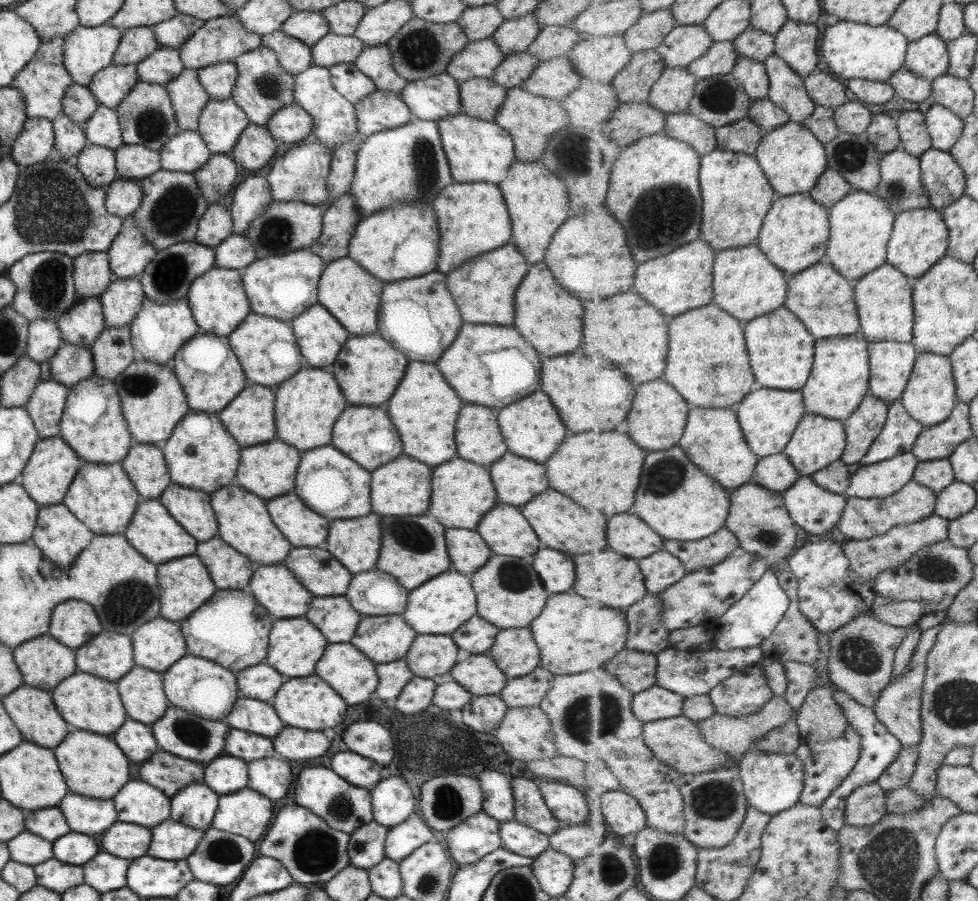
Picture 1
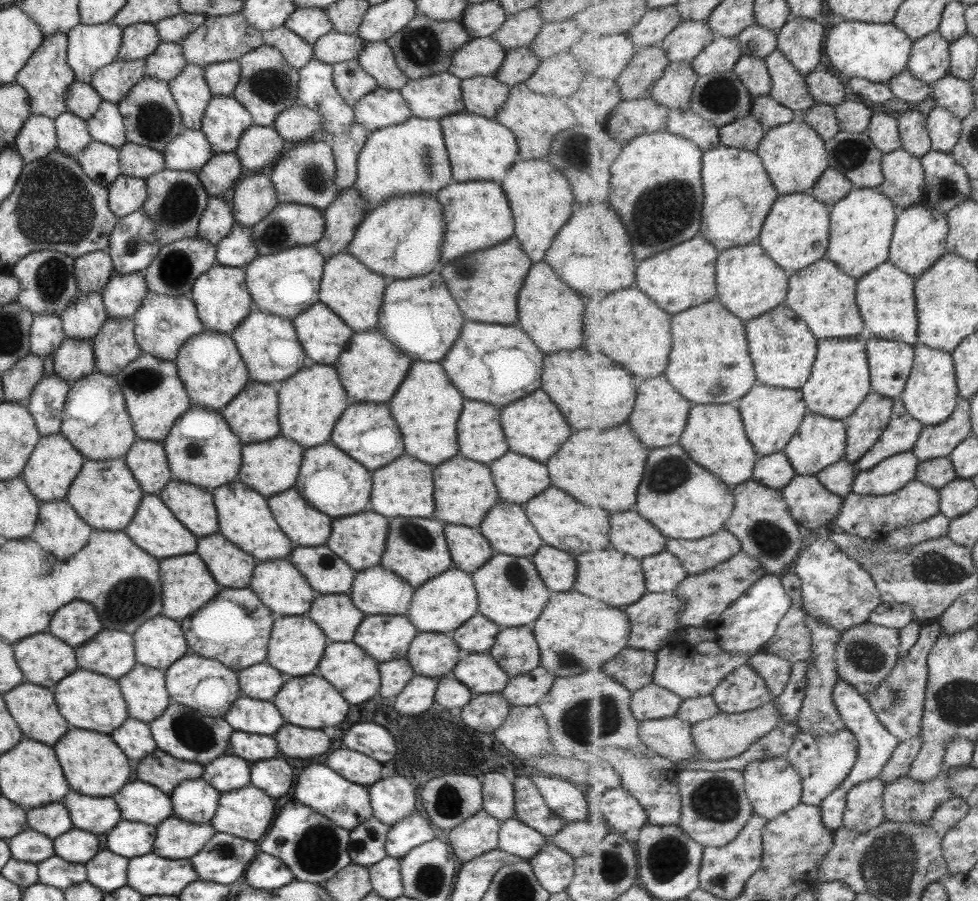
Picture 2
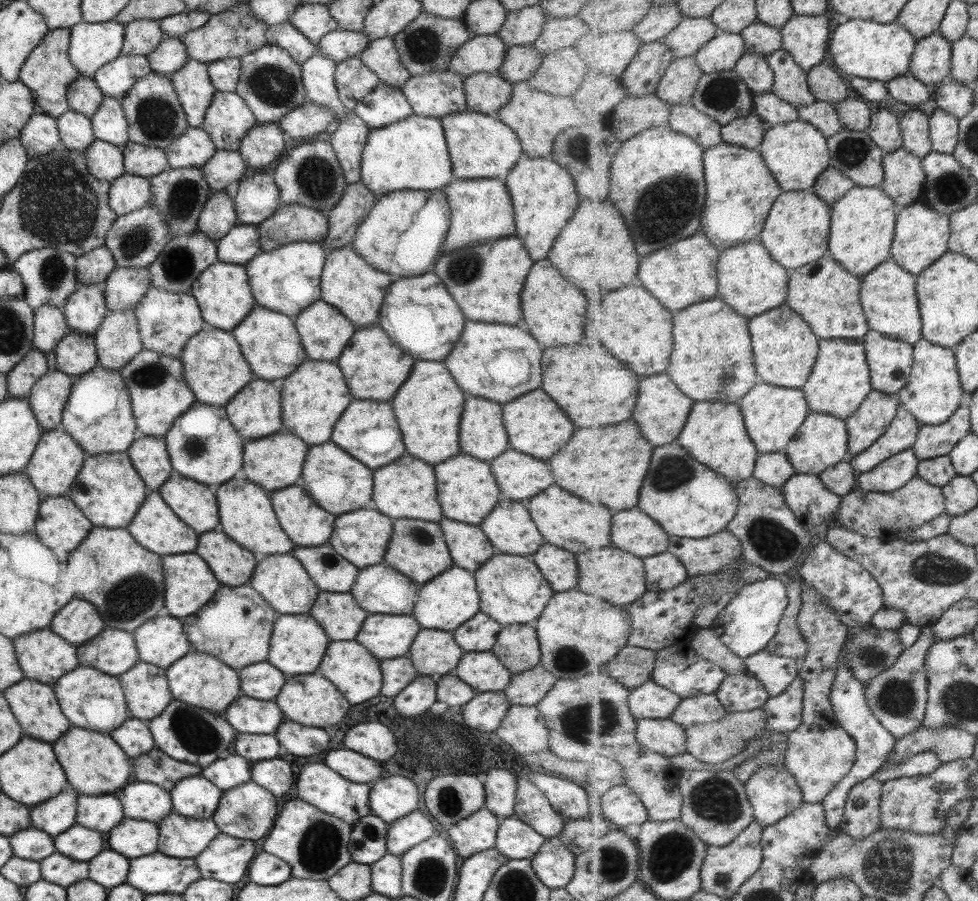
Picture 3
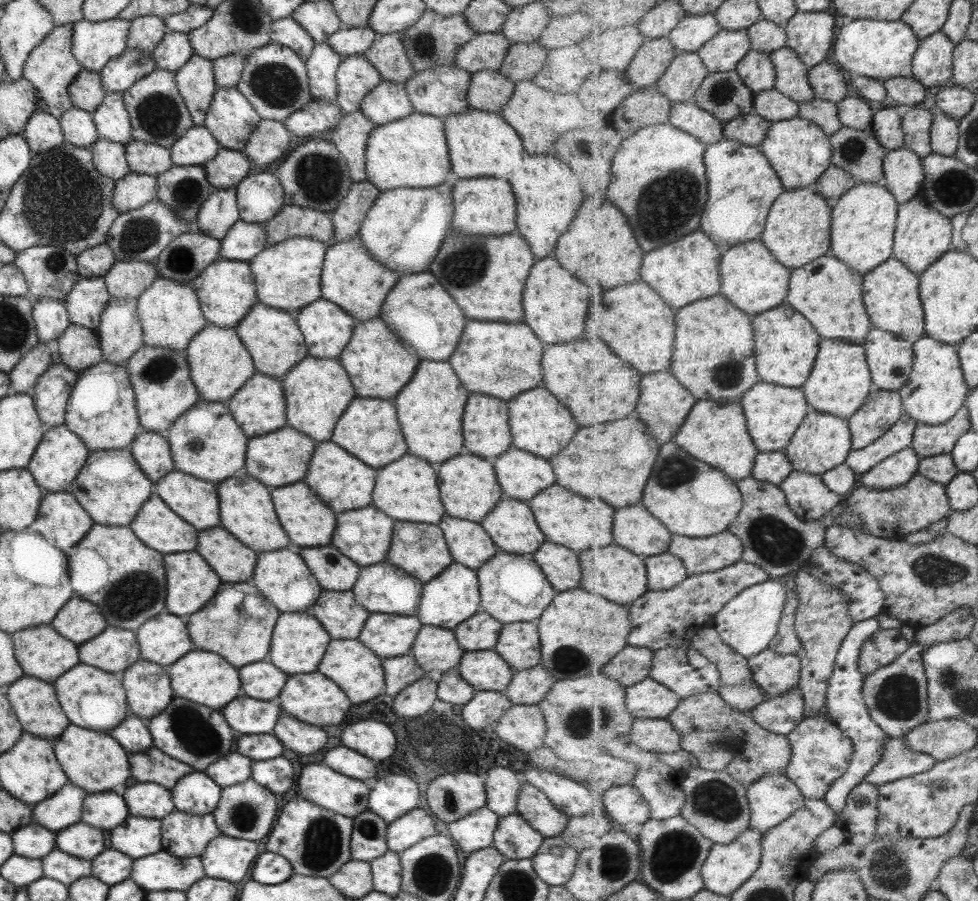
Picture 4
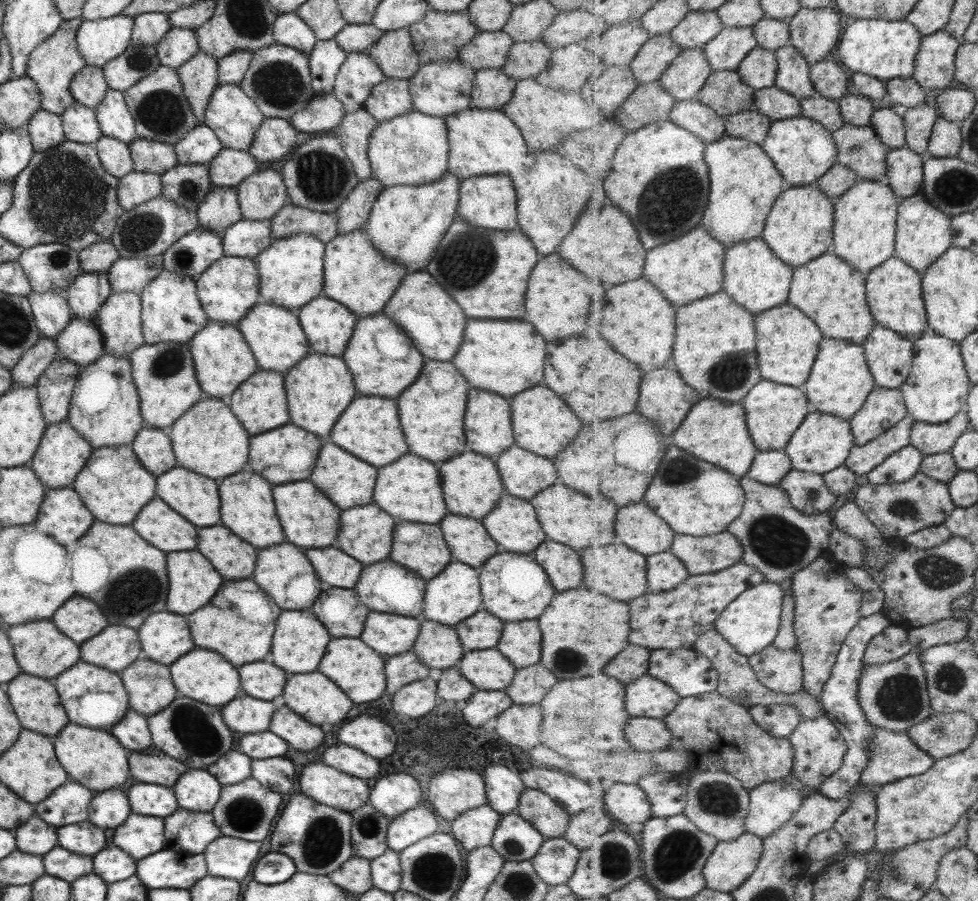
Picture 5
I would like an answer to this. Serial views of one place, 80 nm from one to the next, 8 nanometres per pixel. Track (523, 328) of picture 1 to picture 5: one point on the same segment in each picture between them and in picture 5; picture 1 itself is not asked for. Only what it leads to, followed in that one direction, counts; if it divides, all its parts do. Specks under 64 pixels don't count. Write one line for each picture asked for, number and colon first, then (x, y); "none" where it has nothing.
2: (549, 313)
3: (553, 310)
4: (554, 304)
5: (557, 299)

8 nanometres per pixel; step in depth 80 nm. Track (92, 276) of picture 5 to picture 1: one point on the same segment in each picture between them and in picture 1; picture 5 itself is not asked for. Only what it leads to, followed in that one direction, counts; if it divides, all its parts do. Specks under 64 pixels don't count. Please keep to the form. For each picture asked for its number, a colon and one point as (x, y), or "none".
1: (81, 324)
2: (82, 318)
3: (84, 310)
4: (84, 303)

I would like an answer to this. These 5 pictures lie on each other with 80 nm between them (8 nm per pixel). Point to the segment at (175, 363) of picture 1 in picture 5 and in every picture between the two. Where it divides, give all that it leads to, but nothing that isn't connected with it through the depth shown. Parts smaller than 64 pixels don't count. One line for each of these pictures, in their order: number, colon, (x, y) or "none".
2: (208, 364)
3: (213, 367)
4: (218, 363)
5: (222, 360)

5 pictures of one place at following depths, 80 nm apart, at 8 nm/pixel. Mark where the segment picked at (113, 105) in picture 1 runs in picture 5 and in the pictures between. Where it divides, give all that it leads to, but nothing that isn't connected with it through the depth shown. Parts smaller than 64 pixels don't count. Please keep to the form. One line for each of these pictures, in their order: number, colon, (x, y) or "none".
2: (111, 82)
3: (114, 79)
4: (118, 74)
5: (136, 61)

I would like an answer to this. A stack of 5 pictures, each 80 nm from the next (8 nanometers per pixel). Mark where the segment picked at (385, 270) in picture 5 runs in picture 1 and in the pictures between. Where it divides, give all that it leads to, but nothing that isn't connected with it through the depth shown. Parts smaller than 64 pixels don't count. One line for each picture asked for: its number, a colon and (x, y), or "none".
1: (351, 295)
2: (352, 292)
3: (347, 283)
4: (350, 278)

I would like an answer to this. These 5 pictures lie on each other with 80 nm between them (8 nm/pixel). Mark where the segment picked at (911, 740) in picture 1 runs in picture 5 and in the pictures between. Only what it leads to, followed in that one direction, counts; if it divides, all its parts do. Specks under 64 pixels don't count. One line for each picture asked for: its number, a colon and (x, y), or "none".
2: (899, 702)
3: (898, 697)
4: (897, 695)
5: (894, 695)

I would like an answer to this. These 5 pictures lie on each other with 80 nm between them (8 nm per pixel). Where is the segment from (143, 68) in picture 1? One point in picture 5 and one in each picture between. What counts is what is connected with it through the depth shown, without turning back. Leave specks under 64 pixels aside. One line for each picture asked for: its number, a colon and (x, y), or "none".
2: (166, 61)
3: (170, 55)
4: (173, 50)
5: (177, 45)

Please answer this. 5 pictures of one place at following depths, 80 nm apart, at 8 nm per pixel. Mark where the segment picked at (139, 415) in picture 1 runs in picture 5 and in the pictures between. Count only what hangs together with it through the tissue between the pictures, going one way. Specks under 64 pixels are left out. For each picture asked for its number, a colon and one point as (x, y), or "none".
2: (153, 396)
3: (158, 394)
4: (159, 377)
5: (163, 374)

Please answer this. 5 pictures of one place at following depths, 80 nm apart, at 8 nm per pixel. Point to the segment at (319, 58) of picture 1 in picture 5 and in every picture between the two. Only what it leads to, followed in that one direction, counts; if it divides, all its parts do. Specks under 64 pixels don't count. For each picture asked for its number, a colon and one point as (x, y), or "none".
2: (333, 47)
3: (337, 45)
4: (347, 41)
5: (357, 38)

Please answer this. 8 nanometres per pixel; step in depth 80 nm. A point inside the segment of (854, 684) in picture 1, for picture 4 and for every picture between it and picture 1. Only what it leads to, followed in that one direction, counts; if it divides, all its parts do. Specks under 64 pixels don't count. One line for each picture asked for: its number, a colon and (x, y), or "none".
2: (866, 655)
3: (871, 652)
4: (886, 646)

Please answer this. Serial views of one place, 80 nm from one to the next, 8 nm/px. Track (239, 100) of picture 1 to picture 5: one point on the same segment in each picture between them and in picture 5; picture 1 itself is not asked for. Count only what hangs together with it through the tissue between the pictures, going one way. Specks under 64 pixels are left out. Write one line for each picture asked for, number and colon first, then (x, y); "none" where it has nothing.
2: (267, 85)
3: (269, 84)
4: (273, 80)
5: (277, 79)

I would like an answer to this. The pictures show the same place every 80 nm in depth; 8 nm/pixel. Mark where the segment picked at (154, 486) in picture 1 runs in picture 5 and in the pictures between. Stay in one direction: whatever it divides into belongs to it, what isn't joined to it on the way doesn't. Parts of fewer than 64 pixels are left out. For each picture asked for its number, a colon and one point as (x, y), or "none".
2: (145, 459)
3: (148, 456)
4: (151, 452)
5: (151, 446)

